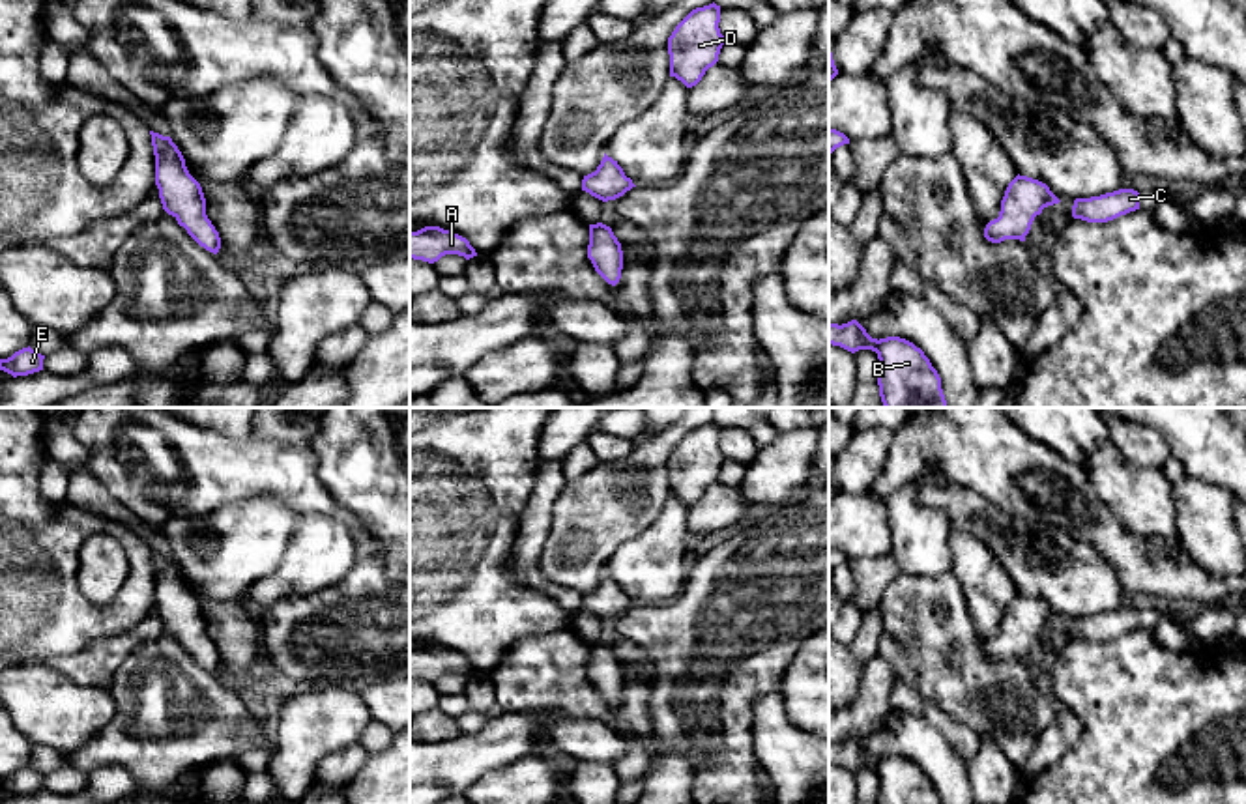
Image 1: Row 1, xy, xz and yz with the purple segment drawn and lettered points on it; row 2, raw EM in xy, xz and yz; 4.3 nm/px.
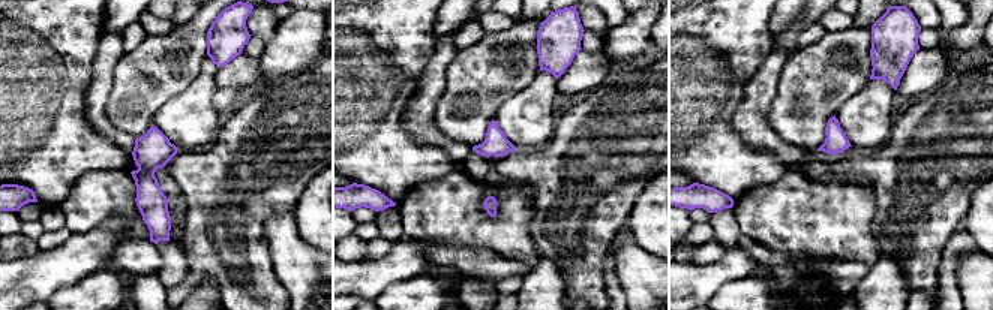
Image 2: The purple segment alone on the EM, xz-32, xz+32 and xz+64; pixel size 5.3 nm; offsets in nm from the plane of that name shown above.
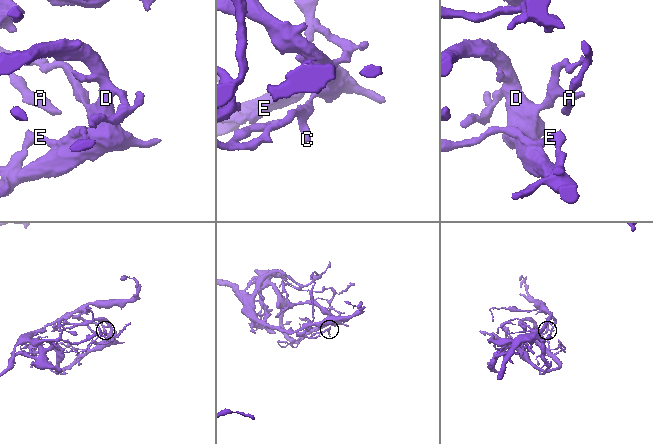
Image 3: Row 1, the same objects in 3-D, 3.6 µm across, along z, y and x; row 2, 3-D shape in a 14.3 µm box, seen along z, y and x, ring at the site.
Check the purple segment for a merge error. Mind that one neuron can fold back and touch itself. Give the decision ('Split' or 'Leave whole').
Split

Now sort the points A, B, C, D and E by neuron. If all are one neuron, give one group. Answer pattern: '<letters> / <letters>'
A C / B D E

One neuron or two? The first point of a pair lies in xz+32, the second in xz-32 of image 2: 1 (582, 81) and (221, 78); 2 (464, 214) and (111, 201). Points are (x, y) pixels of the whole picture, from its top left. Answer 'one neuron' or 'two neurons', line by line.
1: one neuron
2: one neuron

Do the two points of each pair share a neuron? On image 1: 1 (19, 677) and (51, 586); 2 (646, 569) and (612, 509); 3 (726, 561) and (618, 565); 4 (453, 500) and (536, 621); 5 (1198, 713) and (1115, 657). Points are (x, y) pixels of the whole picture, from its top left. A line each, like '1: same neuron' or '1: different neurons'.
1: different neurons
2: different neurons
3: different neurons
4: same neuron
5: same neuron

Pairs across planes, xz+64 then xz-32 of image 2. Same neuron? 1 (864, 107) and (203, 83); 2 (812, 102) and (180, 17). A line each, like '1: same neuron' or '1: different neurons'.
1: same neuron
2: different neurons

